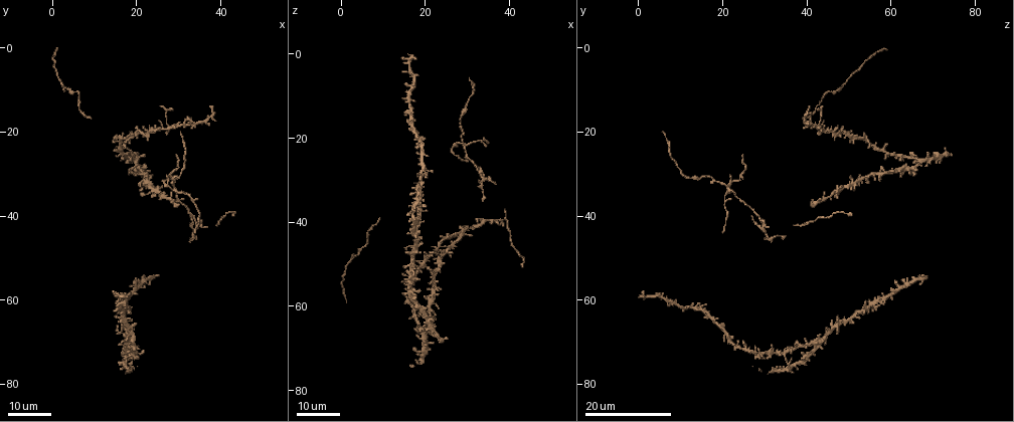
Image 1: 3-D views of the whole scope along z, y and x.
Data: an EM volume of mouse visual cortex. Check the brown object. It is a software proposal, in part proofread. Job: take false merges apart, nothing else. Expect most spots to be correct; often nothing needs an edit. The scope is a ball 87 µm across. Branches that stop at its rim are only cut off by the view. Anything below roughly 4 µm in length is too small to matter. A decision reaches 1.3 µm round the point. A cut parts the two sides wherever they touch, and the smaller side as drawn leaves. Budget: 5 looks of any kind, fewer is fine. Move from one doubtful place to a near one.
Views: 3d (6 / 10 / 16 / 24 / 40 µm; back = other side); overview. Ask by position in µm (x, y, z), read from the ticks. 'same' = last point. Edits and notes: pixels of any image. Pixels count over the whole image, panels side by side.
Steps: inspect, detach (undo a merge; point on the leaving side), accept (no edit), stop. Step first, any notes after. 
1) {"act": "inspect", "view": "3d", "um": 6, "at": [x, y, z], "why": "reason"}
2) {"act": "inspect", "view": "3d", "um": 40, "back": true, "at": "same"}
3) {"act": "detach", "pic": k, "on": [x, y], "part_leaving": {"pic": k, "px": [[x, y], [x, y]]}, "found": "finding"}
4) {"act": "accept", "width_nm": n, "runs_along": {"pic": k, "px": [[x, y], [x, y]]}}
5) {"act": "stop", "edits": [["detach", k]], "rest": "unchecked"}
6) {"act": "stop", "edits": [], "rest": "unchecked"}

{"act": "inspect", "view": "3d", "um": 24, "at": [20.0, 57.0, 61.5], "why": "looks like a crossing"}

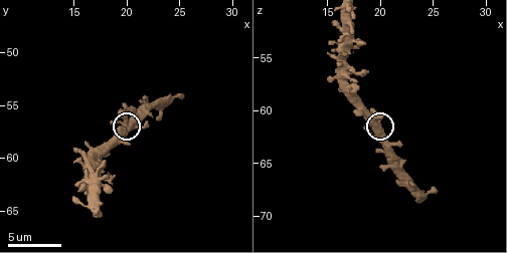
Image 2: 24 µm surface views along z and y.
{"act": "inspect", "view": "3d", "um": 6, "at": "same"}

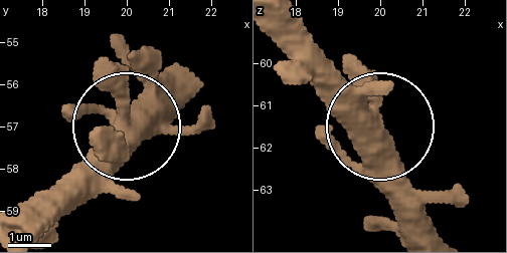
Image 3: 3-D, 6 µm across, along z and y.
{"act": "accept", "found": "one cell here"}

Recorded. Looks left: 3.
{"act": "inspect", "view": "3d", "um": 16, "at": [35.0, 42.0, 30.0], "why": "four-way junction"}

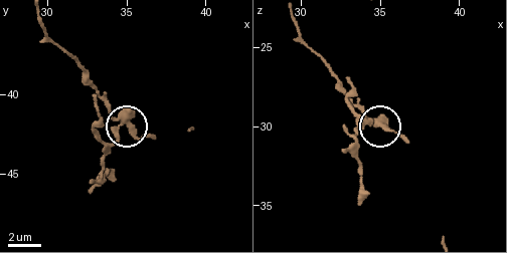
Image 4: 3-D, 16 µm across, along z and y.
{"act": "inspect", "view": "3d", "um": 6, "at": "same", "why": "closer look"}

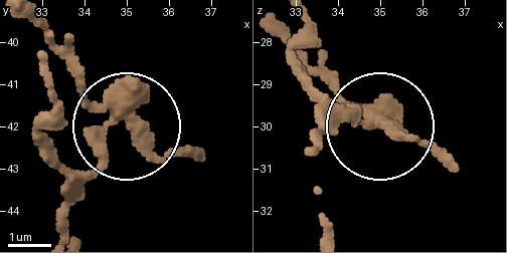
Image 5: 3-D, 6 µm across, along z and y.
{"act": "detach", "pic": 5, "on": [89, 172], "part_leaving": {"pic": 5, "px": [[115, 118], [104, 169], [68, 212], [64, 233]]}, "found": "two cells meet here"}

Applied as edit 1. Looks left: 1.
{"act": "stop", "edits": [["detach", 5]], "rest": "unchecked"}

